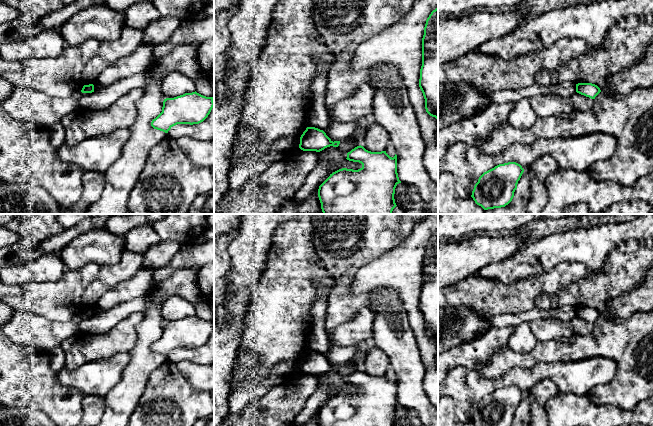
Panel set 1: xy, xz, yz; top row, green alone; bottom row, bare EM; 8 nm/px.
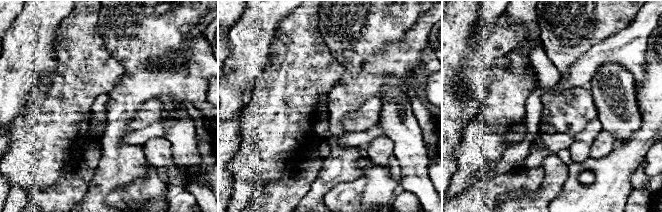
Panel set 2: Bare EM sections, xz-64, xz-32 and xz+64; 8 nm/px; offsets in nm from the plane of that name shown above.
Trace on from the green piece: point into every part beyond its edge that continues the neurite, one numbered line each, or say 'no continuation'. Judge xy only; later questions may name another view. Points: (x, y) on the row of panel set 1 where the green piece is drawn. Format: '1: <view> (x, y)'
no continuation

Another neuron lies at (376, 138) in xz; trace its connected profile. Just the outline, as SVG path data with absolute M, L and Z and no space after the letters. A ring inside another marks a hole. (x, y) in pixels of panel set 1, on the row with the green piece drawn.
M375 123L366 130L361 146L371 152L381 152L386 150L389 142L389 132L383 126Z

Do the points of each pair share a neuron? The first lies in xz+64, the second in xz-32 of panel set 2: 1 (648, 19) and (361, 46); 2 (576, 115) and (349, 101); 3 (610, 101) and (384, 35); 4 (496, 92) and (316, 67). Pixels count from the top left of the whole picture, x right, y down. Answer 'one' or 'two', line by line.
1: two
2: two
3: two
4: one

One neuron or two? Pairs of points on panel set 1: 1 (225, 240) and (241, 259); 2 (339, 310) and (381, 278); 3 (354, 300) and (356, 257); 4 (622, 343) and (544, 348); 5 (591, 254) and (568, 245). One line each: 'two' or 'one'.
1: two
2: two
3: one
4: one
5: one

